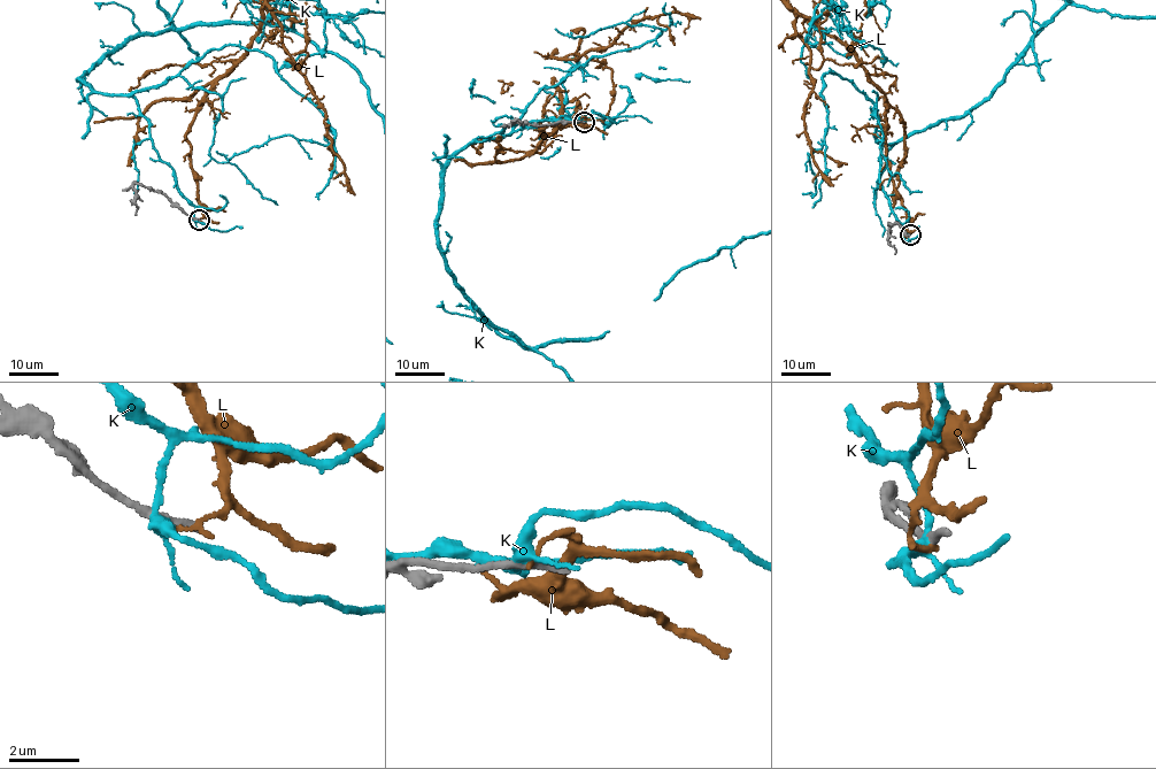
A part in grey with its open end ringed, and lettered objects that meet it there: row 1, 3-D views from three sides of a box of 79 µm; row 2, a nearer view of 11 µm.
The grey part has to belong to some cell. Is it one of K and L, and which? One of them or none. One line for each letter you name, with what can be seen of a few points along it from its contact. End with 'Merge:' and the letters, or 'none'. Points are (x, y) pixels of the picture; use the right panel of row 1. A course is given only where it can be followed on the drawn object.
Merge: none

